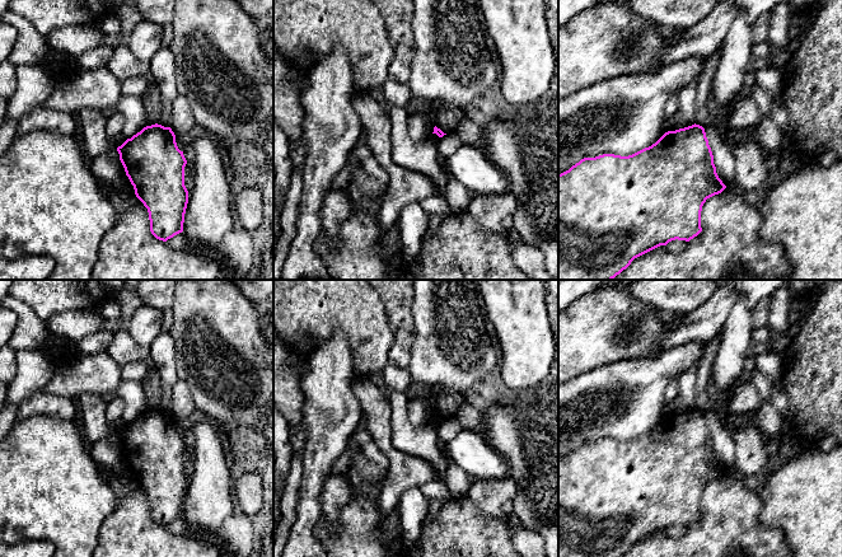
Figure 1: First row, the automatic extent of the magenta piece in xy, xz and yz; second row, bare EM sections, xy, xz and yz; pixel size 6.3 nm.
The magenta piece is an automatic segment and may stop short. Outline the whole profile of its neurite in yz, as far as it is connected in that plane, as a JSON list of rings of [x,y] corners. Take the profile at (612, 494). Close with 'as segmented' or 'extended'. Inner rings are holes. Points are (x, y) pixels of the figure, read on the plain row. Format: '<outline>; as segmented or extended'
[[[696,408],[675,416],[668,416],[651,431],[628,441],[603,439],[595,443],[581,444],[569,455],[558,459],[558,557],[622,557],[635,543],[660,530],[666,530],[675,524],[689,526],[702,516],[701,496],[703,488],[725,473],[726,471],[716,458],[714,440],[705,413]]]; as segmented

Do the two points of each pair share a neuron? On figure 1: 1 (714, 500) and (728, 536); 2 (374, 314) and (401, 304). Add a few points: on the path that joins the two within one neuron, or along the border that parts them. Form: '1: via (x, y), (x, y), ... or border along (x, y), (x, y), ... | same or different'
1: via (723, 509), (728, 514), (728, 527) | same
2: border along (377, 293), (387, 317), (388, 328), (394, 338) | different

